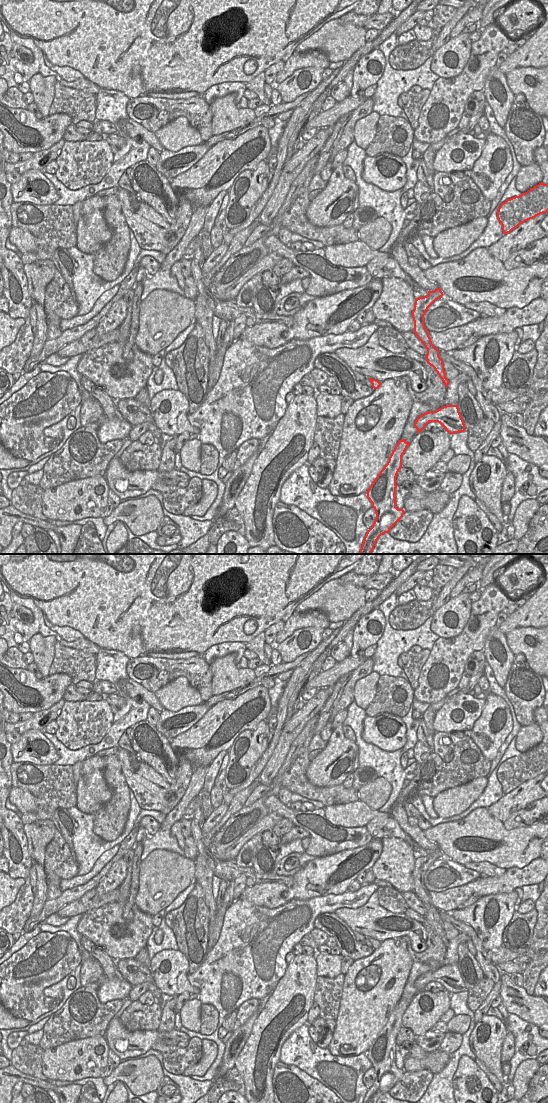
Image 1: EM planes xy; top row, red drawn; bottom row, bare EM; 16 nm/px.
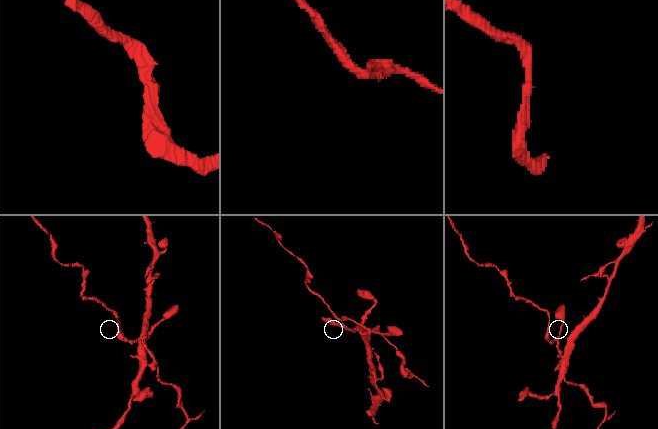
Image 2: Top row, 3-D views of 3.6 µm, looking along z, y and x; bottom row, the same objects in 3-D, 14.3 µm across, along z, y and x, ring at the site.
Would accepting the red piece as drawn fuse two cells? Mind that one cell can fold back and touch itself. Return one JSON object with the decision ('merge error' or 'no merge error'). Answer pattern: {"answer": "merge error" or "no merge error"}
{"answer": "merge error"}

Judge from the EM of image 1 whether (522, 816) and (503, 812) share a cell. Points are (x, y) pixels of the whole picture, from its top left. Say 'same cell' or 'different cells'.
different cells

